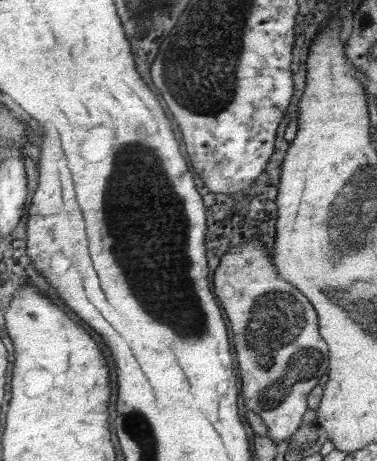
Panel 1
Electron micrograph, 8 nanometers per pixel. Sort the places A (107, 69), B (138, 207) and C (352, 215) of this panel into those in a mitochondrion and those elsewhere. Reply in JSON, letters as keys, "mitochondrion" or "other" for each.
{"A":"other","B":"mitochondrion","C":"mitochondrion"}

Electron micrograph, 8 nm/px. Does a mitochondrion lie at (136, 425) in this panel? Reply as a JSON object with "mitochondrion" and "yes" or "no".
{"mitochondrion":"yes"}

